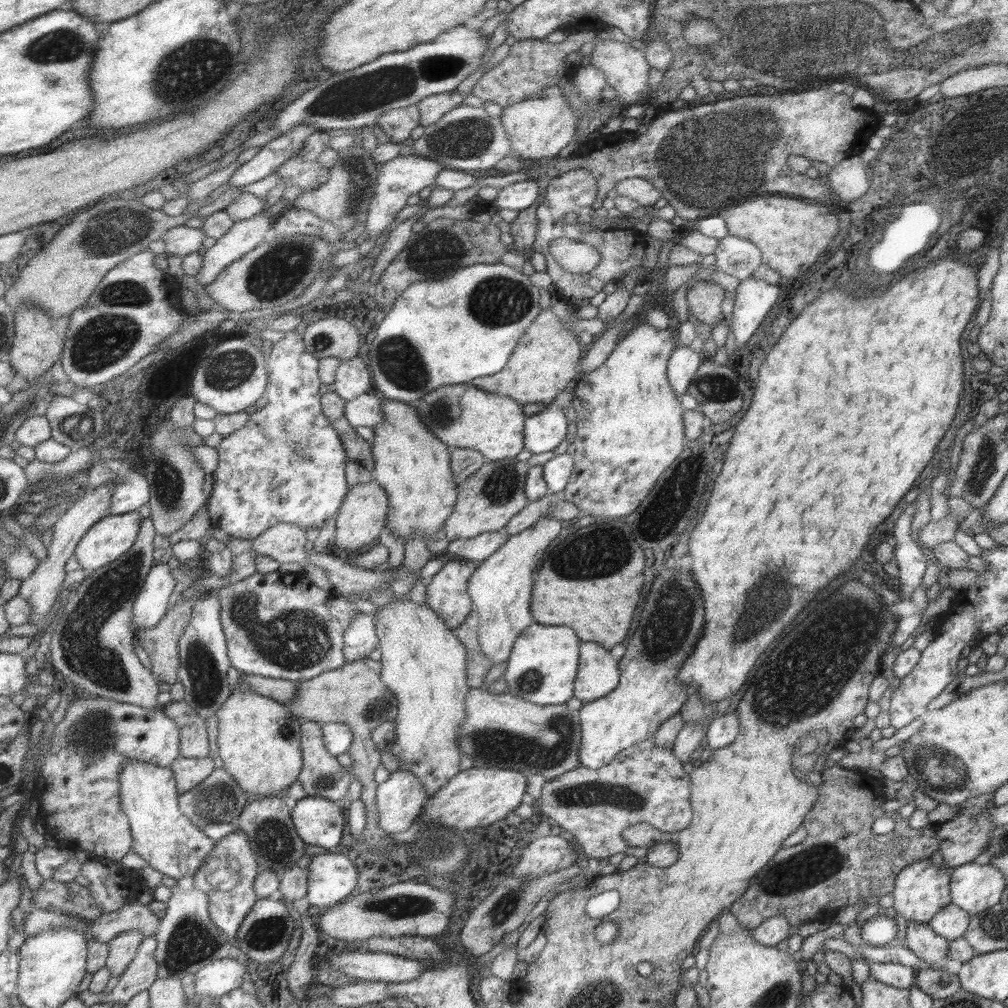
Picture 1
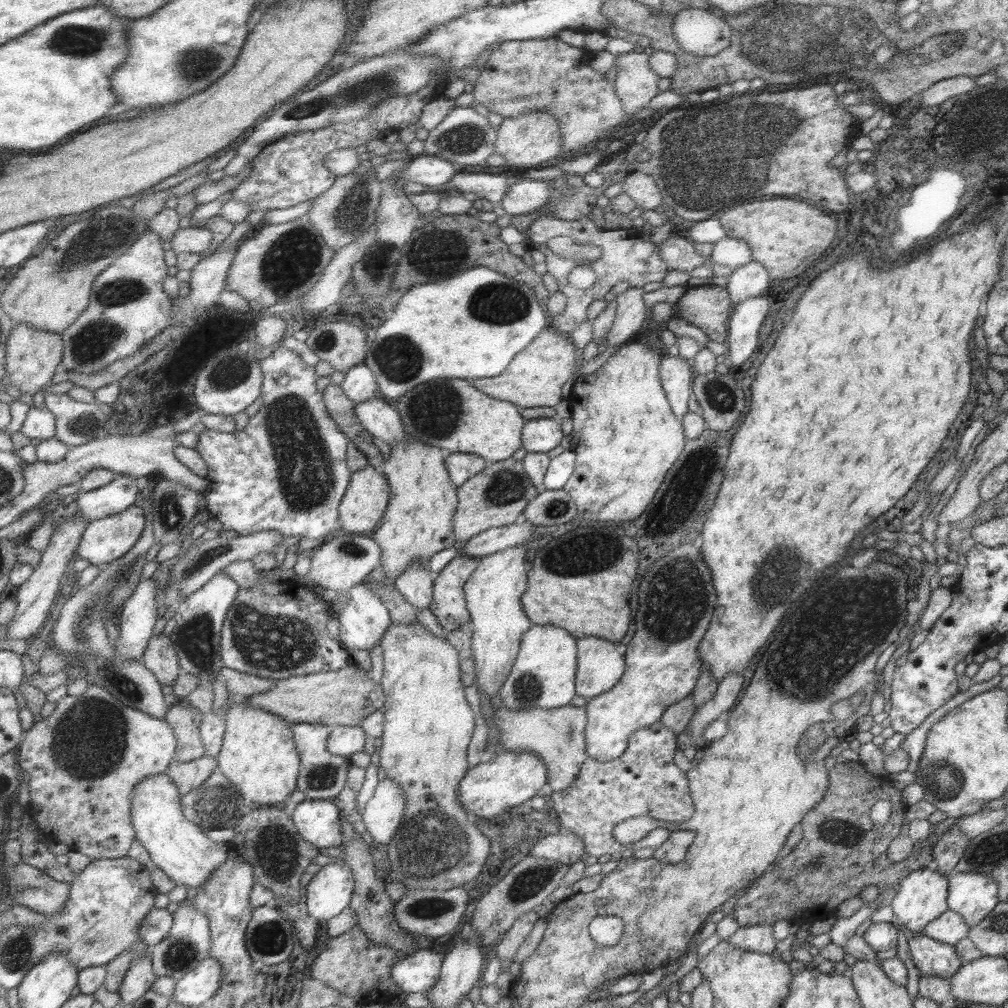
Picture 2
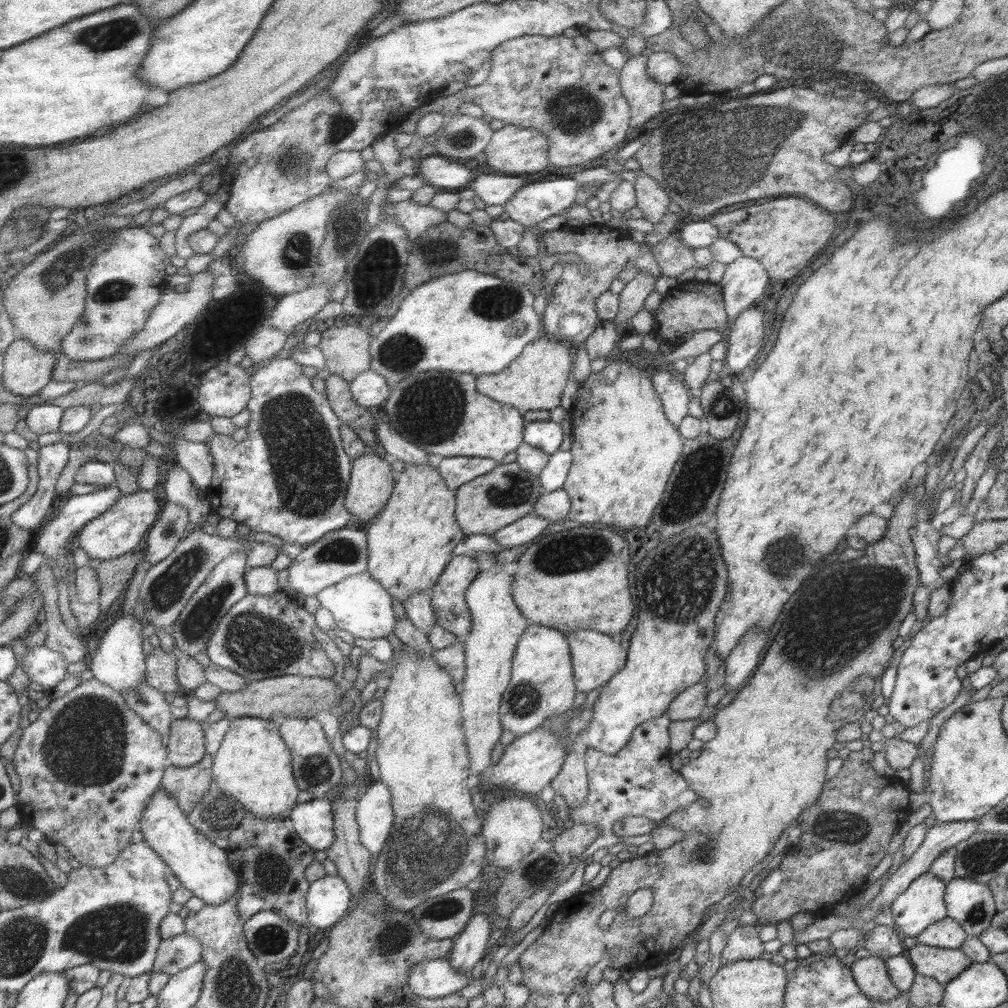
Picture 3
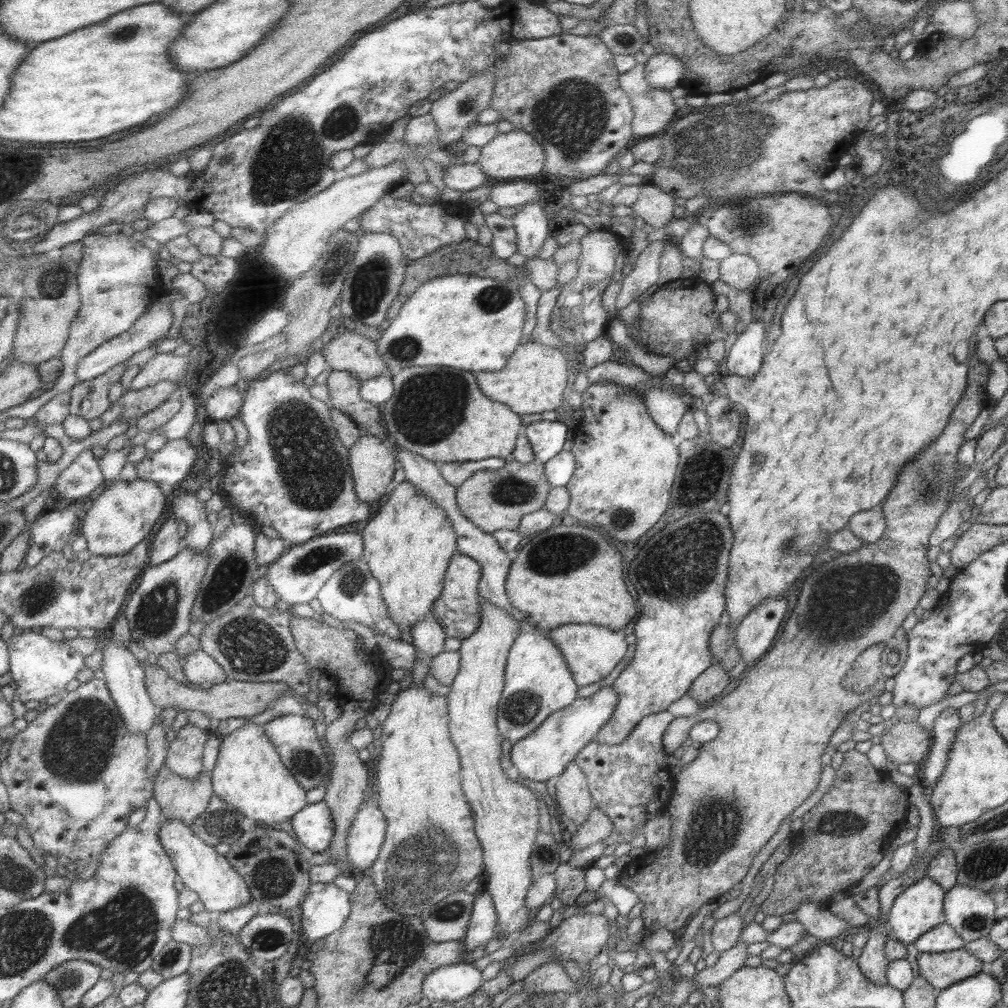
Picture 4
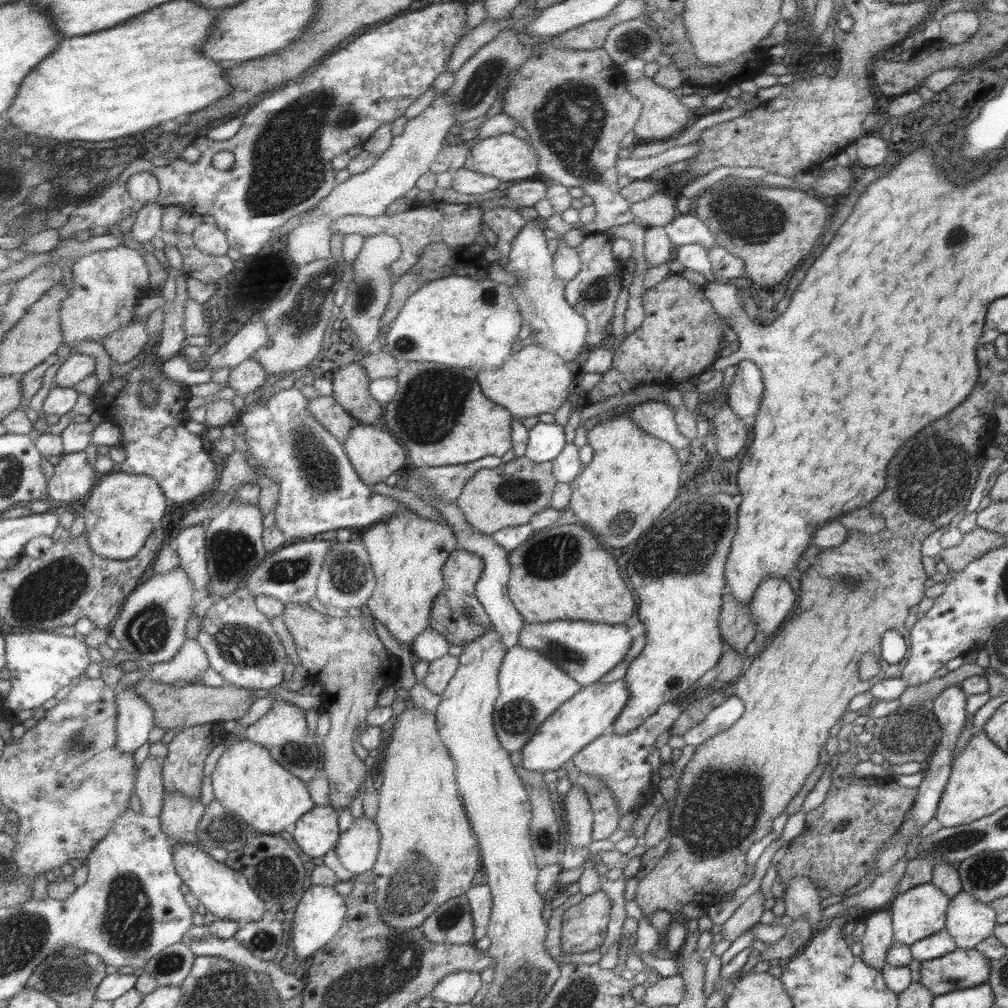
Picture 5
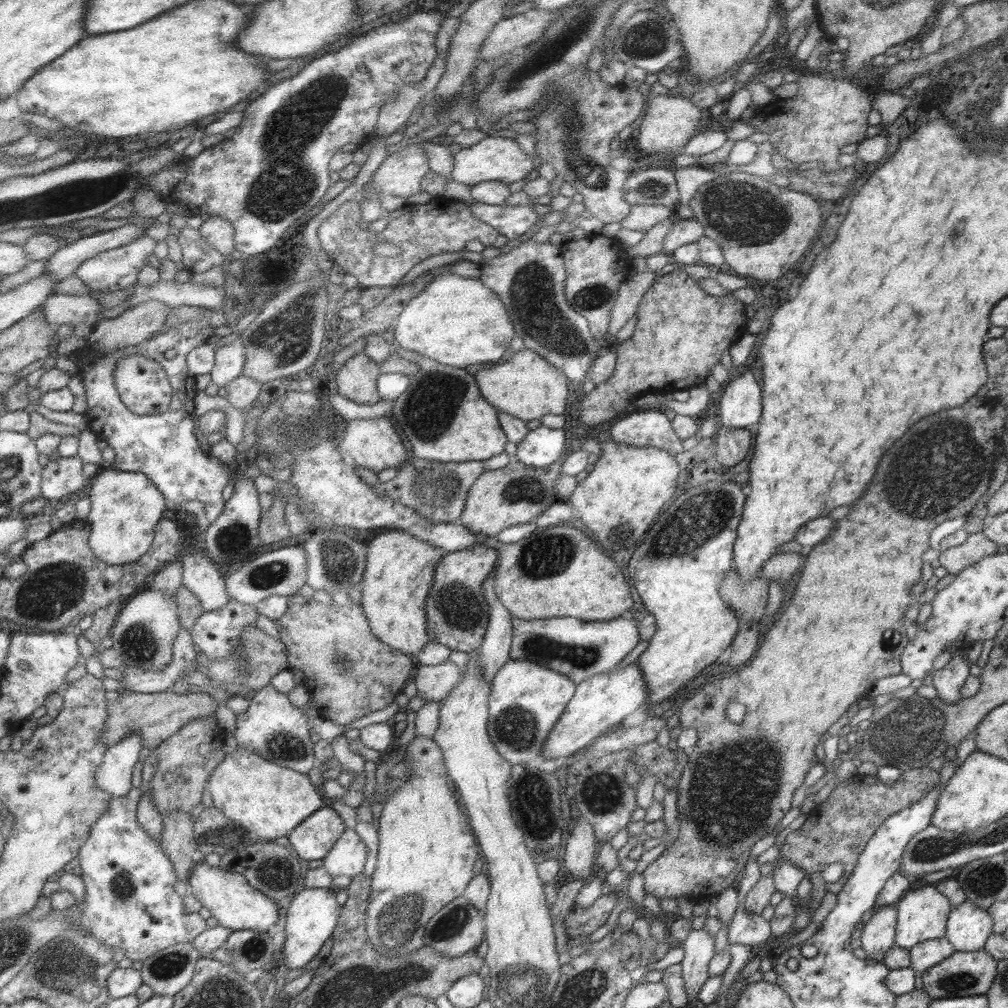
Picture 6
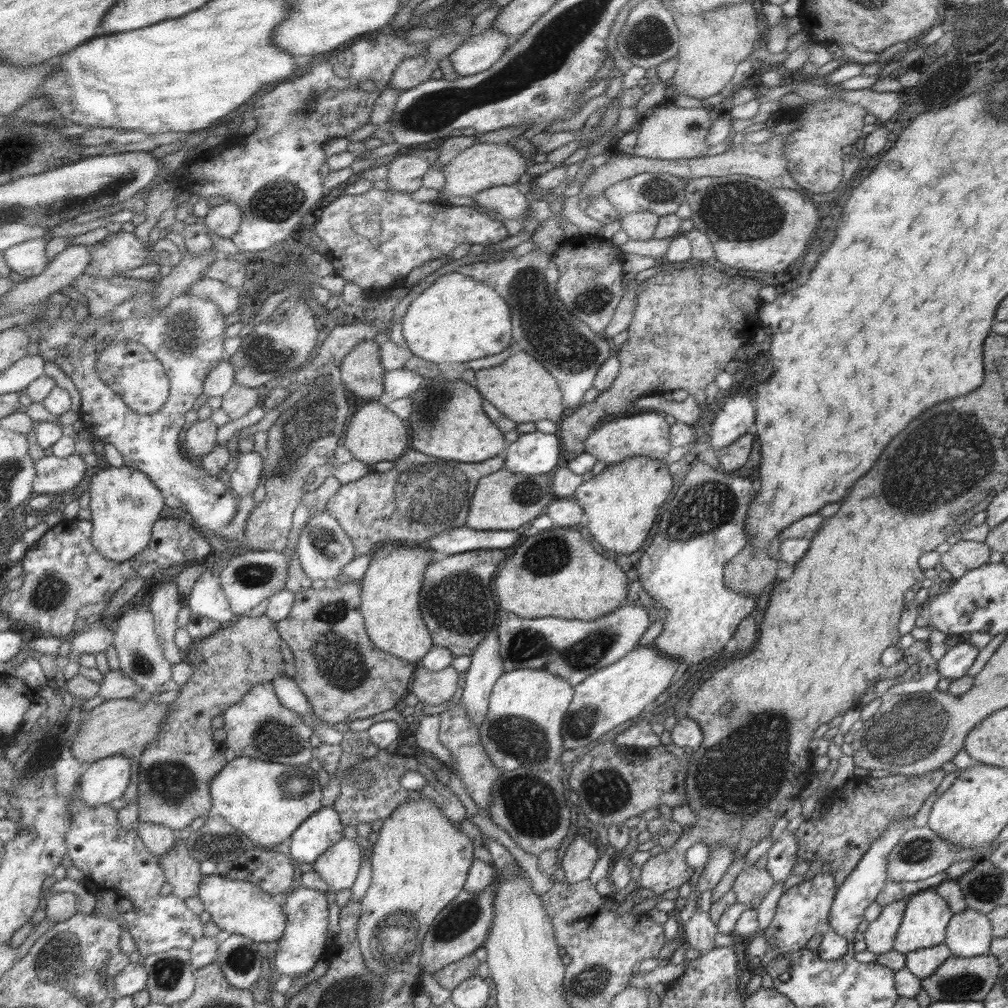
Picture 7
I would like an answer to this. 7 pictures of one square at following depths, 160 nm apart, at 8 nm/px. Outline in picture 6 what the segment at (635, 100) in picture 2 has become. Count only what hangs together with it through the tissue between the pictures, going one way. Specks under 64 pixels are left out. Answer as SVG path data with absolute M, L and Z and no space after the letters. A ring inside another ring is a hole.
M640 84L636 89L645 96L645 112L639 129L634 132L635 144L648 154L671 153L674 157L676 150L680 149L702 126L705 111L694 106L689 99L681 98L680 95L657 95L649 91L649 85Z

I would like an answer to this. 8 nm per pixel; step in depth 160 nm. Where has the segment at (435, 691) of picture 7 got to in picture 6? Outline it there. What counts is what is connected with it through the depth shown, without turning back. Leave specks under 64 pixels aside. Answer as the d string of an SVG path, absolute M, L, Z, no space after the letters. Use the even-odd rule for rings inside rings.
M448 660L433 666L416 665L411 677L416 684L416 694L425 701L443 700L459 680L460 670Z

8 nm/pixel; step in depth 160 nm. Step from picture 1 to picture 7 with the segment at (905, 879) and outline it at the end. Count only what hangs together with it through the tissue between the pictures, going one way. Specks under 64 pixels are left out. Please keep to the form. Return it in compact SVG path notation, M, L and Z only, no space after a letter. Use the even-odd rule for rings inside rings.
M933 888L911 895L906 900L893 949L905 954L943 943L952 915L945 900Z

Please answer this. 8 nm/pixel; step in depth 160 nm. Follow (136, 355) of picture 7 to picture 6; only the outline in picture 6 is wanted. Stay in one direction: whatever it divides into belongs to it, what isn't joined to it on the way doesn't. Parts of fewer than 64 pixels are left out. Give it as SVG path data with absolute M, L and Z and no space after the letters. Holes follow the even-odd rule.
M130 354L116 362L113 372L113 384L119 399L123 404L136 414L138 419L144 415L163 413L171 400L171 386L161 365L142 354Z

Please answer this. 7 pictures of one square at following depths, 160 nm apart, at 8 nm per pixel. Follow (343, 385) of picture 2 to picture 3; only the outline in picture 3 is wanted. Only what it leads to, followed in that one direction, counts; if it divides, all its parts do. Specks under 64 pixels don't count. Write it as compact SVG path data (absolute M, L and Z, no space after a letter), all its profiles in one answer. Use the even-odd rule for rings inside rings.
M364 370L349 382L352 399L362 407L381 407L390 395L385 378L372 370Z

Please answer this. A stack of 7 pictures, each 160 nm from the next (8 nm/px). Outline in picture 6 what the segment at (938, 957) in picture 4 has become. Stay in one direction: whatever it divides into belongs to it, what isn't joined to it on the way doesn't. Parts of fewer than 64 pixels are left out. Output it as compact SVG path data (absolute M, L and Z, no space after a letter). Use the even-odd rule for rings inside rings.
M953 951L951 956L922 972L922 989L930 1000L985 995L996 973L996 960L985 951Z

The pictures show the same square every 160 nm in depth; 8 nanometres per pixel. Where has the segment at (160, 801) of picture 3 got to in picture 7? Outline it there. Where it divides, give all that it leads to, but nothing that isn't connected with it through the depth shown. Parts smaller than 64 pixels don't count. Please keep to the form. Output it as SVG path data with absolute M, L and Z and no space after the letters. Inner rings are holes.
M215 873L203 875L196 896L222 935L238 934L258 943L277 940L282 935L286 923L282 907L271 899L272 895L250 882L223 878Z

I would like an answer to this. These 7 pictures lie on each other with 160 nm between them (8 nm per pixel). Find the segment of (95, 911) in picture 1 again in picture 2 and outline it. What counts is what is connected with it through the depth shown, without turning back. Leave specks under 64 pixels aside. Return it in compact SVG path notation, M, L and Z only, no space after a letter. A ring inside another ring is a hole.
M22 861L7 867L3 864L4 875L9 881L9 896L16 900L17 905L26 906L42 915L55 914L64 908L70 898L70 883L53 880L47 873L41 872Z

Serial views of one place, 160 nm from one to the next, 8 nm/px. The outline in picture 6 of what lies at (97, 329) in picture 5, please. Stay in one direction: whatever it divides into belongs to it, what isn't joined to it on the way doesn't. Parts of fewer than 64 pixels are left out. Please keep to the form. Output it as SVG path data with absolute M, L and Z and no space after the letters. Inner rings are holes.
M147 236L139 237L128 244L99 252L95 257L81 262L74 274L87 286L87 290L95 294L109 293L127 289L136 282L137 274L145 265L147 258L153 253L156 241ZM90 294L82 296L49 296L41 306L45 322L57 327L66 324L74 327L83 323L92 330L100 322L99 302Z

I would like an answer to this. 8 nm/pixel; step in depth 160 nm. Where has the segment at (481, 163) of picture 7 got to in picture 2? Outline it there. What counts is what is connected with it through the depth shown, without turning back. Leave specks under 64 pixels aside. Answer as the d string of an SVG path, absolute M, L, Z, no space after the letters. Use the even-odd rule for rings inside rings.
M532 110L514 117L502 117L502 123L496 127L494 152L506 160L506 166L537 169L543 162L562 153L561 139L557 119L545 111Z

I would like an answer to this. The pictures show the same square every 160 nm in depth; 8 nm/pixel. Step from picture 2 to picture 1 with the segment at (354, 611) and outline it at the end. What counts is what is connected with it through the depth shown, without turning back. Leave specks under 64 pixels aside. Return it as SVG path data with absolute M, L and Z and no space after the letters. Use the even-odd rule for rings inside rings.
M358 612L350 625L344 630L342 653L346 662L369 656L377 648L374 614Z

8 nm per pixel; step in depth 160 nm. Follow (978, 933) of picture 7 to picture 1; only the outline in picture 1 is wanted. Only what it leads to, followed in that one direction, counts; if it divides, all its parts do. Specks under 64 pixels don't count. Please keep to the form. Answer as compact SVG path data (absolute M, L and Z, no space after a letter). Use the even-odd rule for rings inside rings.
M961 864L950 872L950 902L974 915L999 903L1005 885L1002 872L989 864Z

